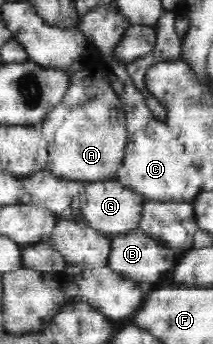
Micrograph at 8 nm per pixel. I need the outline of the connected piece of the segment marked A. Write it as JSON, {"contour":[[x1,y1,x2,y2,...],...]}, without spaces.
{"contour":[[85,65,77,67,71,75,63,101,43,120,43,135,49,149,46,168,53,175,89,182,115,177,125,157,128,133,124,106,111,85,102,74,93,74]]}

